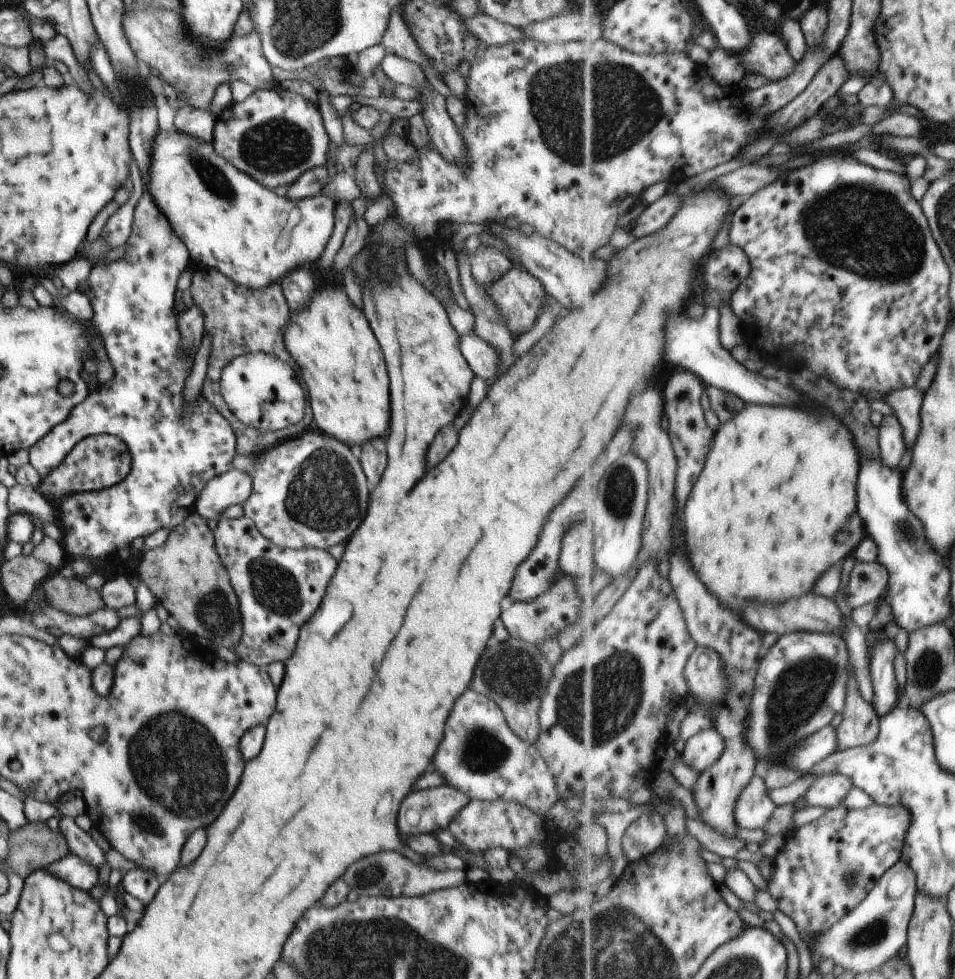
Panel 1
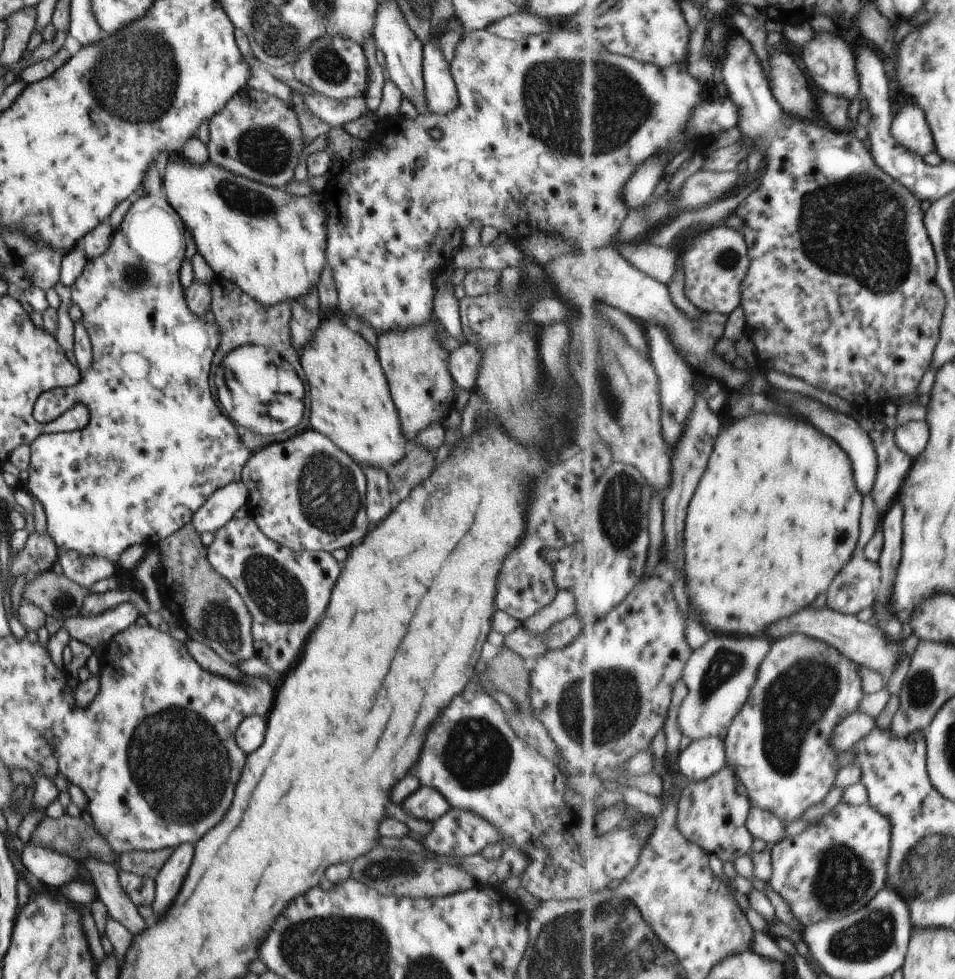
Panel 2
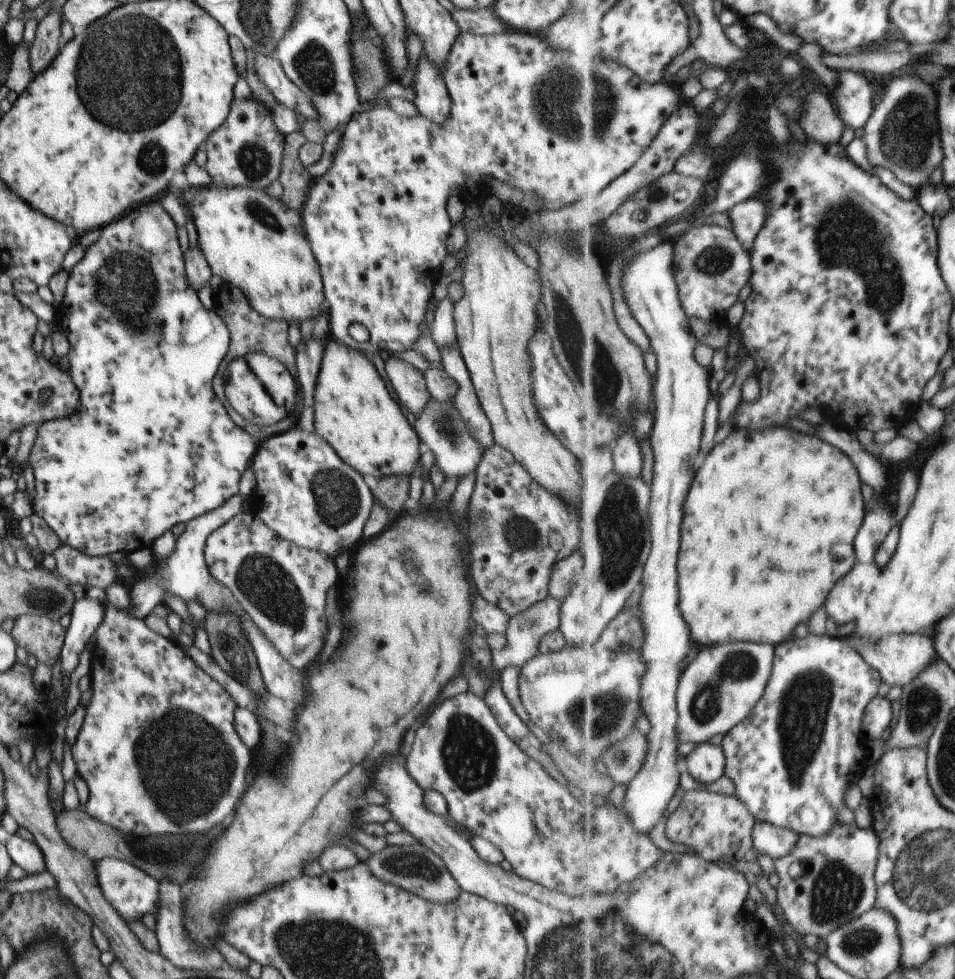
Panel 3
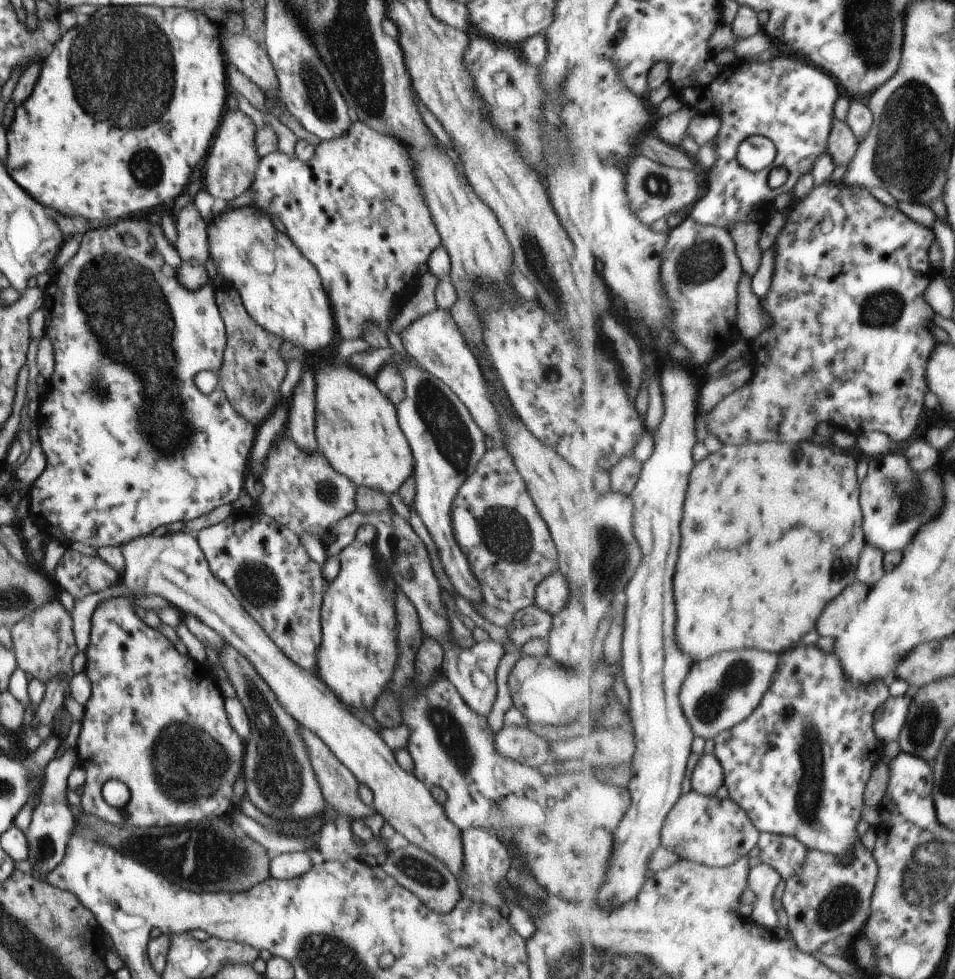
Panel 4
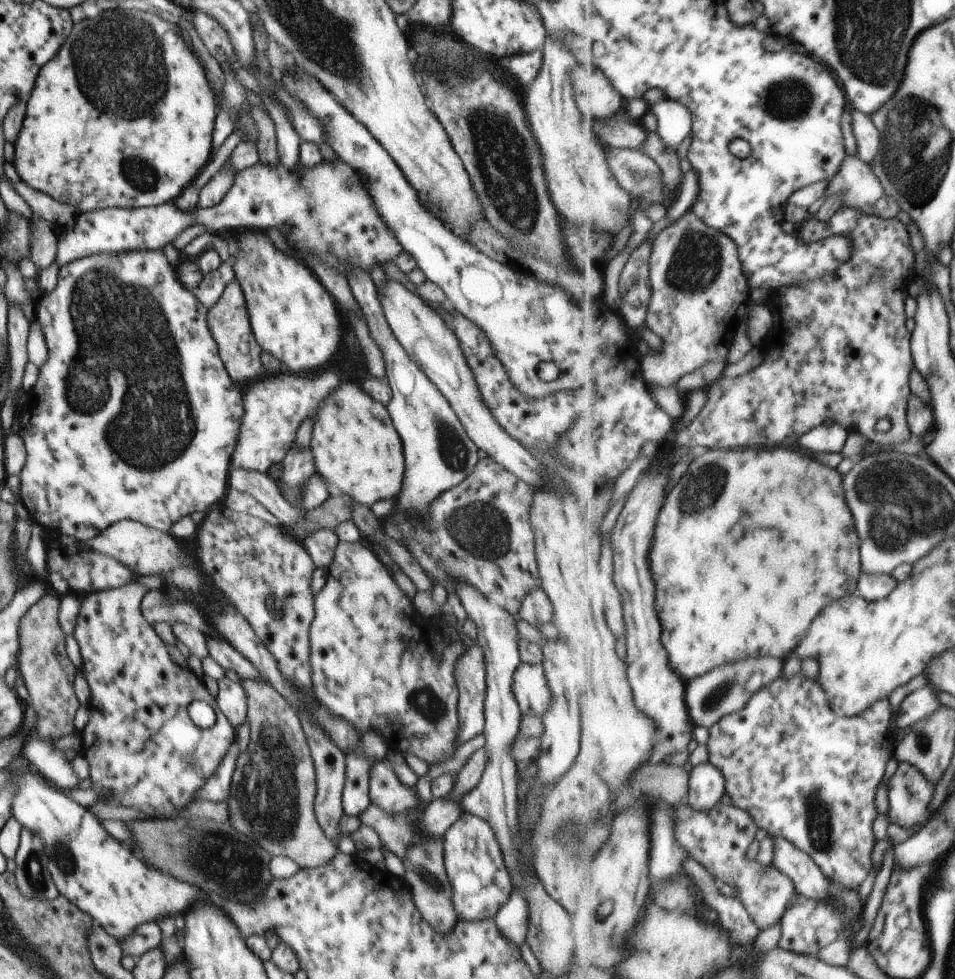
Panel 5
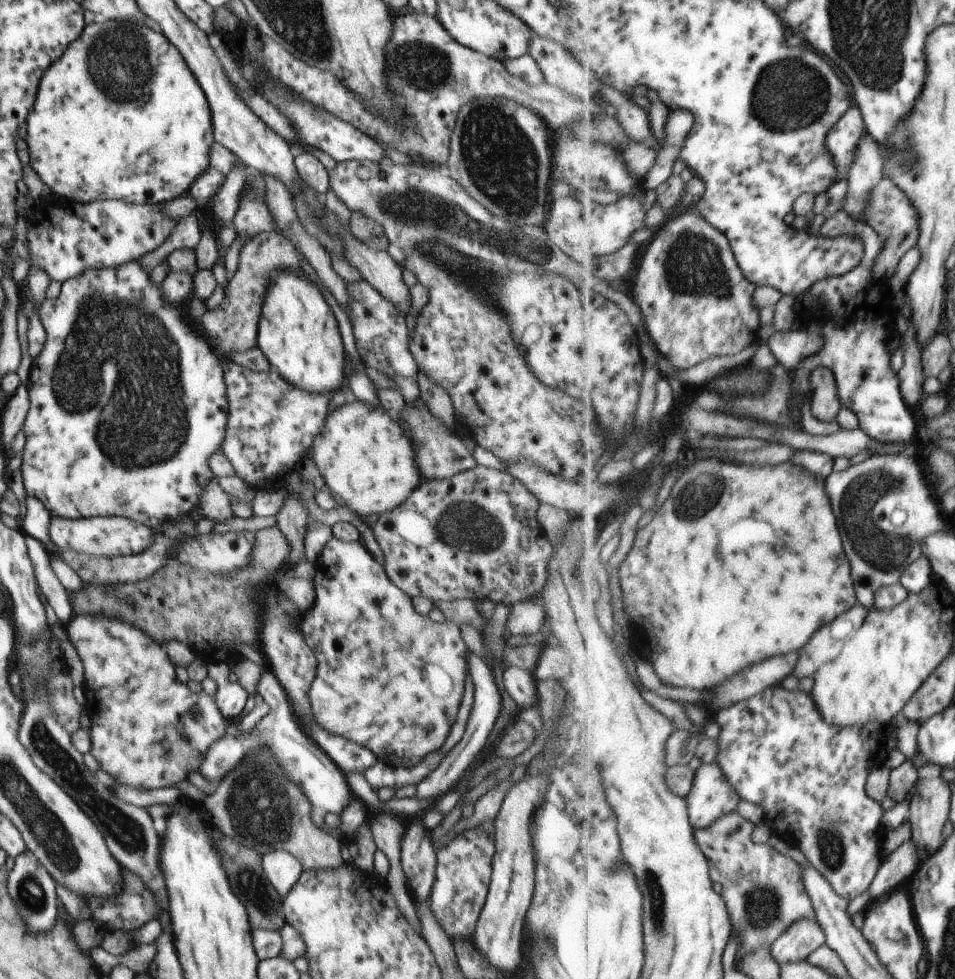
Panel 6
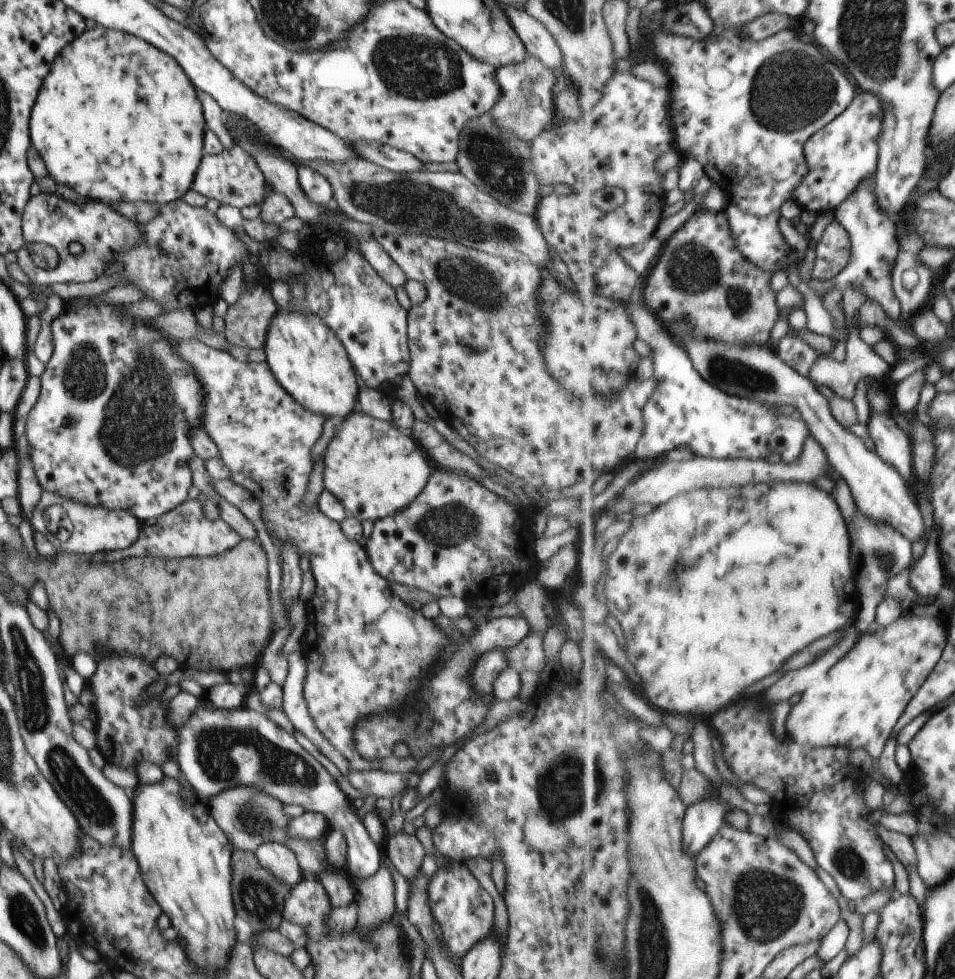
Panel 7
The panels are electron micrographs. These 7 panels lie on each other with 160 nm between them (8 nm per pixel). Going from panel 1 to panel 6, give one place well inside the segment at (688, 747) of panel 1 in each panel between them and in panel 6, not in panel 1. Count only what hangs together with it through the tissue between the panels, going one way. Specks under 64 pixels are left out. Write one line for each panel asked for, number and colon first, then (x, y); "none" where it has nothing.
2: (704, 757)
3: (707, 763)
4: (708, 776)
5: (708, 785)
6: (712, 796)

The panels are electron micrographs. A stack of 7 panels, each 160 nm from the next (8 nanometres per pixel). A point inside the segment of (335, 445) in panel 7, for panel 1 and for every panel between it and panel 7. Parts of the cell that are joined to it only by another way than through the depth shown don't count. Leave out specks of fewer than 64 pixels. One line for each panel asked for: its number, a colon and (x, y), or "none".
1: (343, 370)
2: (350, 404)
3: (353, 411)
4: (355, 426)
5: (355, 448)
6: (366, 462)

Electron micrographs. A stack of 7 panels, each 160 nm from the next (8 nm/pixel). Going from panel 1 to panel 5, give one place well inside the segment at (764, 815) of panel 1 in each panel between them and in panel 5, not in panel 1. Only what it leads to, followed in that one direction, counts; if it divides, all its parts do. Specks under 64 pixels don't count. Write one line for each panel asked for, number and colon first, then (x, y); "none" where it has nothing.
2: (764, 824)
3: (775, 841)
4: (787, 854)
5: (810, 880)

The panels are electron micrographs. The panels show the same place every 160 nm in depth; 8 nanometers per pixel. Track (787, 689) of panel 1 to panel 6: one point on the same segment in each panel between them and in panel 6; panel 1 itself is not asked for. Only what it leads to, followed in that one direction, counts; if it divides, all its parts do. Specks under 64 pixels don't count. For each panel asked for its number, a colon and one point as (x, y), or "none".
2: (779, 744)
3: (791, 760)
4: (798, 765)
5: (805, 773)
6: (777, 751)

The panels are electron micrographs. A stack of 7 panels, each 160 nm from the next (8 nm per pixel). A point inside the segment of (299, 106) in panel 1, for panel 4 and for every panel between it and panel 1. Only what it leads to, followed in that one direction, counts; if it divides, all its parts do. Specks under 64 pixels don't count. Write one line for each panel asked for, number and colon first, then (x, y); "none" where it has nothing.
2: (255, 135)
3: (245, 150)
4: (230, 165)

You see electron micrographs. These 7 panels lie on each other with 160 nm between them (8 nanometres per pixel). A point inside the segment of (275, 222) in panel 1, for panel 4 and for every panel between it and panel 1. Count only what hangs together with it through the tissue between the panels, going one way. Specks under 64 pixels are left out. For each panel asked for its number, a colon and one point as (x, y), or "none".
2: (270, 243)
3: (253, 242)
4: (278, 287)

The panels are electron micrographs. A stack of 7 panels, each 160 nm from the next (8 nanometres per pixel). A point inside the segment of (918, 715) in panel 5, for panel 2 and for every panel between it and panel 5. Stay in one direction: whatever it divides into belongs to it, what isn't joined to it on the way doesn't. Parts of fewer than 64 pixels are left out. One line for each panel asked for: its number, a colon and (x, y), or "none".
2: (851, 730)
3: (879, 713)
4: (890, 720)

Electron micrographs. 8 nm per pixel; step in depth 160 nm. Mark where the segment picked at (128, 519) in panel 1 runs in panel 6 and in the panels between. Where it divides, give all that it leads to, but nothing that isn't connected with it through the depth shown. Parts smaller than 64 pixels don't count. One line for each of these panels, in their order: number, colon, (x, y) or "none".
2: (151, 452)
3: (149, 446)
4: (128, 339)
5: (151, 442)
6: (98, 442)

